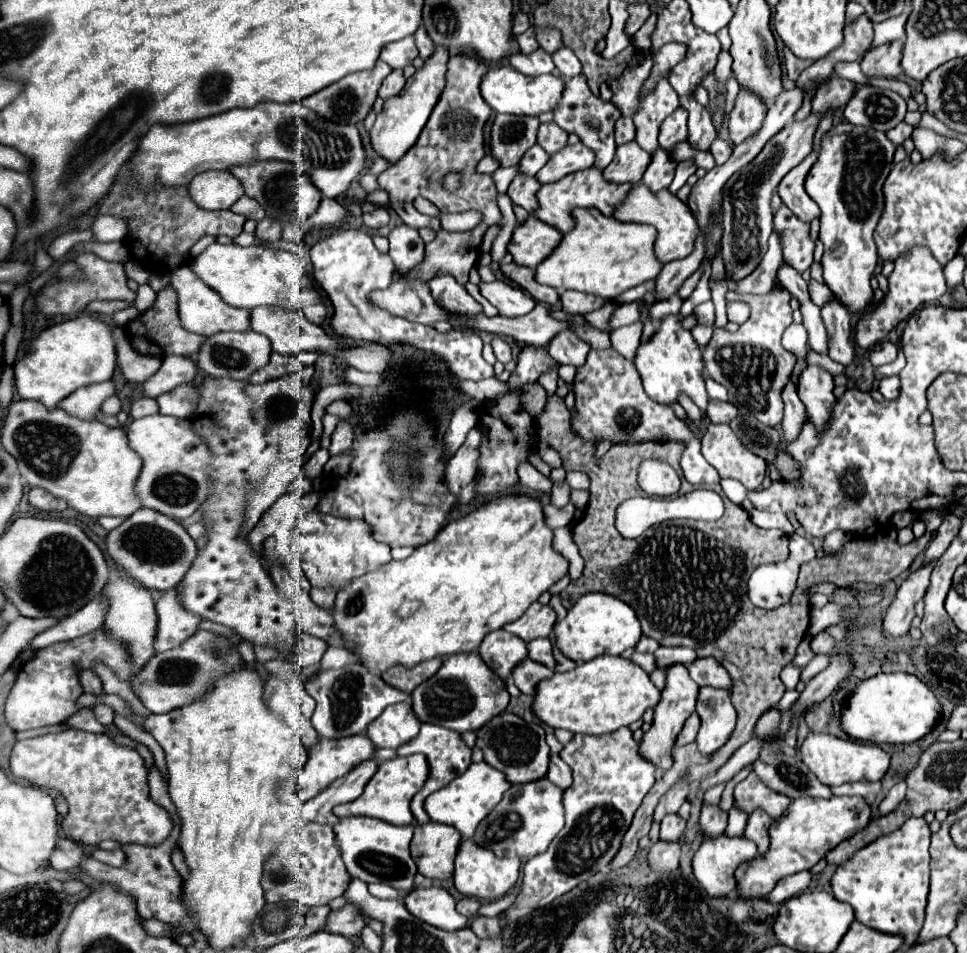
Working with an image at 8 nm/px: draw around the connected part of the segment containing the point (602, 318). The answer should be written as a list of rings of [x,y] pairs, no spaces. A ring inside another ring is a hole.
[[[607,300],[601,308],[597,308],[597,310],[593,310],[593,312],[589,312],[589,314],[585,314],[583,318],[585,318],[585,322],[587,324],[591,324],[593,328],[597,328],[597,330],[603,330],[603,332],[611,332],[611,326],[609,326],[609,320],[611,320],[611,316],[613,316],[613,312],[617,310],[617,302],[613,302],[613,300]]]

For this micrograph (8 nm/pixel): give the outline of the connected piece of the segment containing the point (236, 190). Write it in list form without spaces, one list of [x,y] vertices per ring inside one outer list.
[[[229,170],[201,172],[191,180],[189,196],[203,210],[227,210],[243,196],[243,186]]]

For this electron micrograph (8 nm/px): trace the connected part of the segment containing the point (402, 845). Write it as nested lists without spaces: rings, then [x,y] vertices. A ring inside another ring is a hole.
[[[349,816],[341,818],[335,826],[335,844],[341,852],[341,860],[347,866],[347,872],[353,878],[363,882],[383,882],[399,892],[407,892],[413,888],[413,878],[417,874],[417,866],[409,856],[409,842],[413,836],[413,824],[393,826],[379,818],[361,818]]]

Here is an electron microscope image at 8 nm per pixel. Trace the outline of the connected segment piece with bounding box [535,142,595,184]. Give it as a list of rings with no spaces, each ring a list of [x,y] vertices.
[[[575,144],[575,146],[565,146],[561,152],[555,152],[549,162],[535,174],[535,178],[545,184],[545,182],[555,182],[563,178],[565,174],[591,168],[595,164],[595,152],[587,148],[585,144]]]

